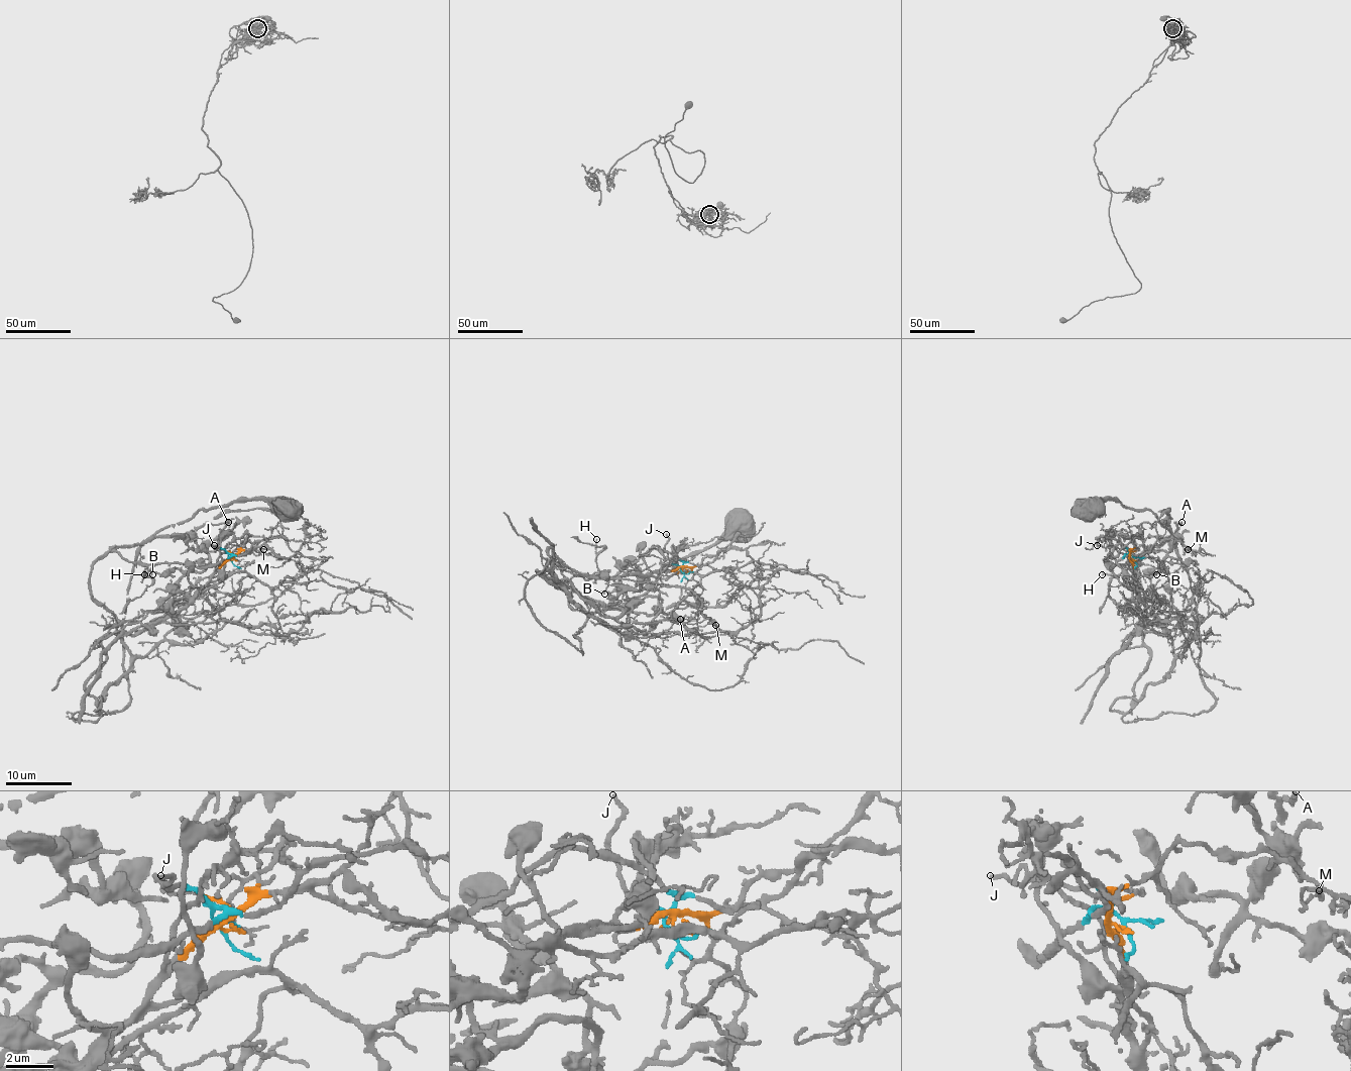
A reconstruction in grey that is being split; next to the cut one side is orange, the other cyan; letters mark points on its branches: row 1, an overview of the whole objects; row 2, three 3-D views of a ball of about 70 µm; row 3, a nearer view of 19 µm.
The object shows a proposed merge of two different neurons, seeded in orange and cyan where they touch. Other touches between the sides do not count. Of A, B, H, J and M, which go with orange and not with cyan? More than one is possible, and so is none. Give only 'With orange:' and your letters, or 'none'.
With orange: M

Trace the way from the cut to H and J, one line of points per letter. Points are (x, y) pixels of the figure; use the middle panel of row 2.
H: (683, 571), (679, 568), (683, 563), (668, 551), (650, 548), (612, 576), (602, 578), (596, 563), (596, 538)
J: (683, 571), (669, 560), (664, 548), (666, 533)

